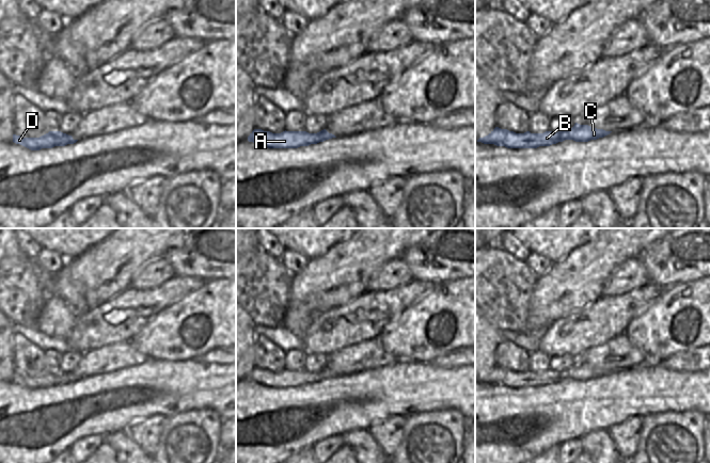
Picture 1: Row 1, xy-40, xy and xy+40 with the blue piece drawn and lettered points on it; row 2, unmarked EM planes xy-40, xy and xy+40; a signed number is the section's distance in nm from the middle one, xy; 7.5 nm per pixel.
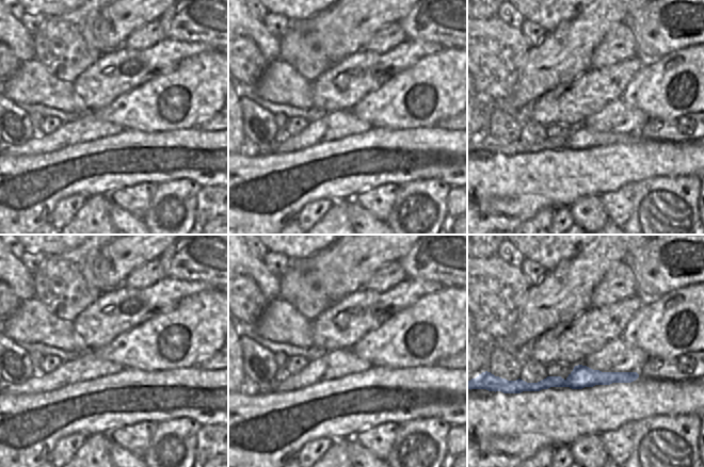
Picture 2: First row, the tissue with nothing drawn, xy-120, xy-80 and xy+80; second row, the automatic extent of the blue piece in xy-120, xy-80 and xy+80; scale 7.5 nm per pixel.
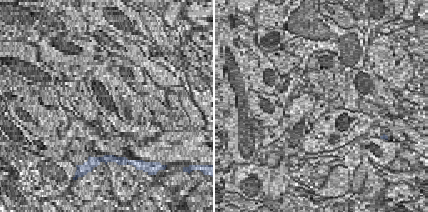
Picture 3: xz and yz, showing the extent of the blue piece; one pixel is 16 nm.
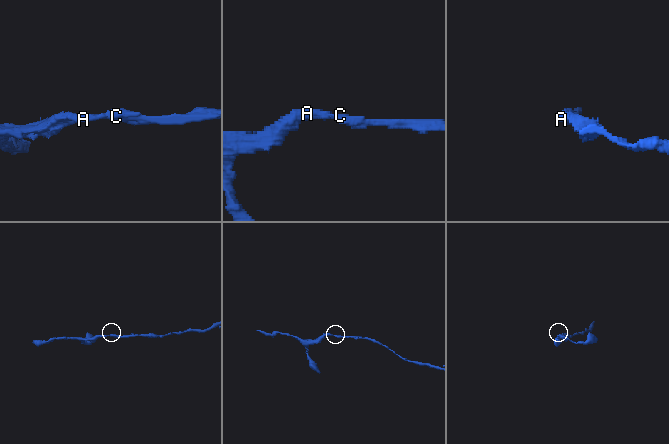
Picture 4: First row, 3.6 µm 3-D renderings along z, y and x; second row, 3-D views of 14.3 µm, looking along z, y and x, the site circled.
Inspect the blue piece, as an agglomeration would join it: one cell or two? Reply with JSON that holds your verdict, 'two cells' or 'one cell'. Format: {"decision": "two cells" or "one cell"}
{"decision": "one cell"}

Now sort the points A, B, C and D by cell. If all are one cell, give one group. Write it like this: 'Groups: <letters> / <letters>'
Groups: A B C D

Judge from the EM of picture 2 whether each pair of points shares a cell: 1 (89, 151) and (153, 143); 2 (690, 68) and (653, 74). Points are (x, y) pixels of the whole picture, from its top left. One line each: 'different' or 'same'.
1: same
2: same

